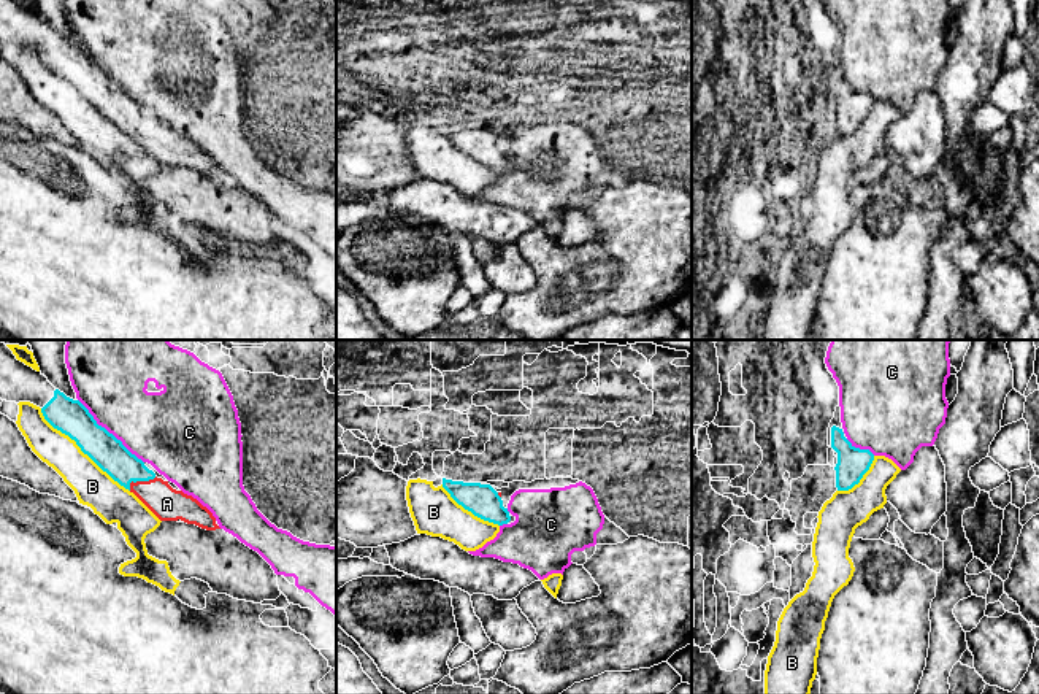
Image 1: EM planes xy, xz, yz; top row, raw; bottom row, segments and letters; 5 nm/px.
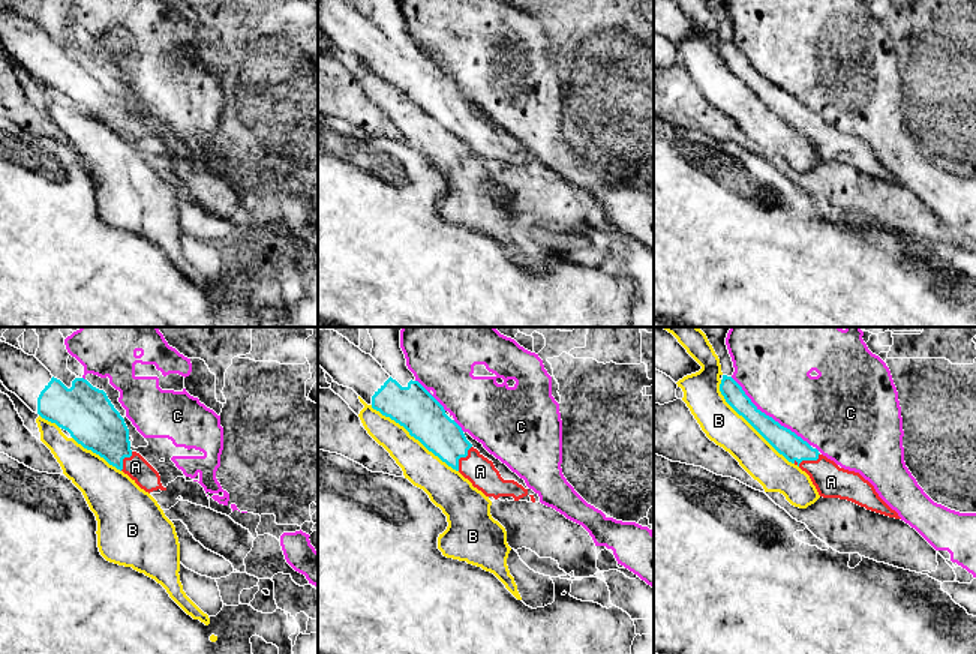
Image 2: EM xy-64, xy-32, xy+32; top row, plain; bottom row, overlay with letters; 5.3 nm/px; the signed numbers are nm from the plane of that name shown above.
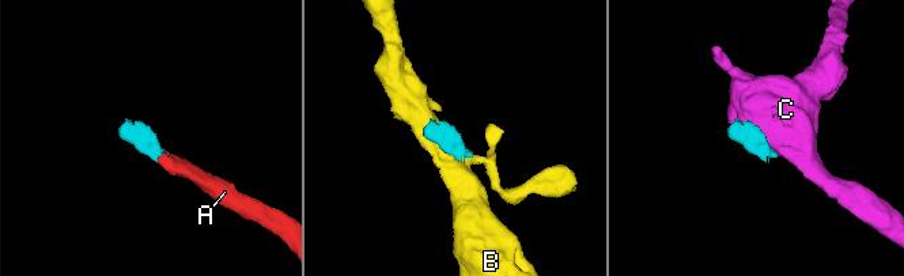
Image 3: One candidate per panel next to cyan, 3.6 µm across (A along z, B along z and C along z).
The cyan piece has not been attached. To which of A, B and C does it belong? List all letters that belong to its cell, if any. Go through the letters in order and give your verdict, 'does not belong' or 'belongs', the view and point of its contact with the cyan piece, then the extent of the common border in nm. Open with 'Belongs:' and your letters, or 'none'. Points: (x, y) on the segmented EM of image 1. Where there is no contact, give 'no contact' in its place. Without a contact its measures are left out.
Belongs: A
A: belongs | xy (140, 480) | 160 nm
B: does not belong | xy (81, 450) | 600 nm
C: does not belong | xy (107, 431) | 460 nm

